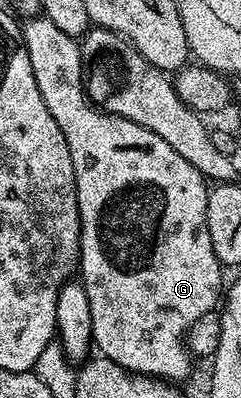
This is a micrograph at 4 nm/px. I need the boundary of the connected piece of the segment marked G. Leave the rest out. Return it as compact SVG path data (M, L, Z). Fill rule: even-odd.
M46 17L26 20L21 34L29 53L37 89L45 97L53 121L65 133L75 170L75 192L79 202L78 274L89 297L93 317L91 337L98 354L111 359L136 375L149 375L164 381L179 381L191 371L193 356L185 342L187 332L202 315L216 310L224 290L224 264L213 253L207 224L208 180L177 149L165 145L157 133L111 115L96 107L87 97L83 77L83 58L76 36L61 33Z

